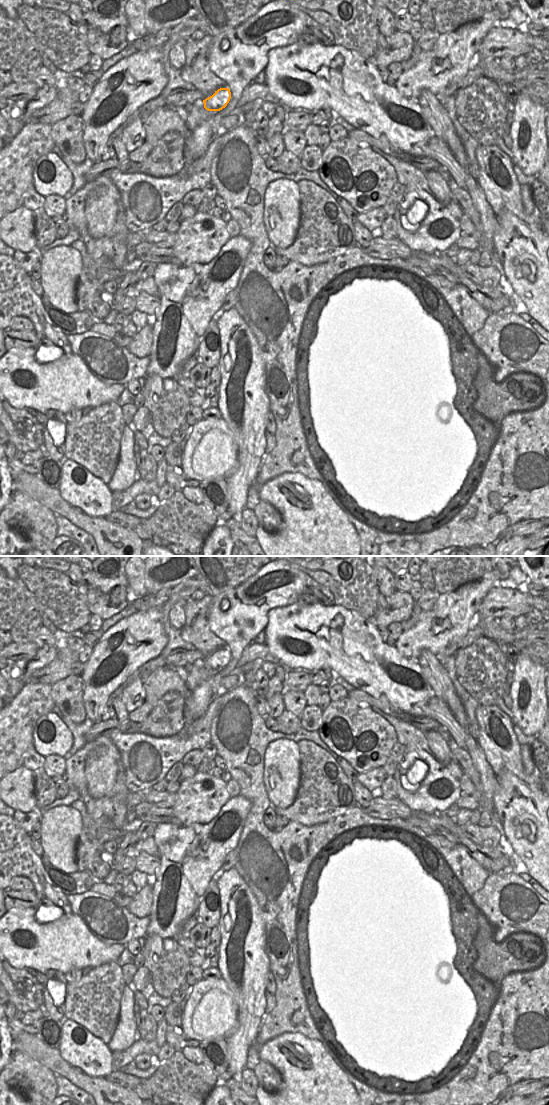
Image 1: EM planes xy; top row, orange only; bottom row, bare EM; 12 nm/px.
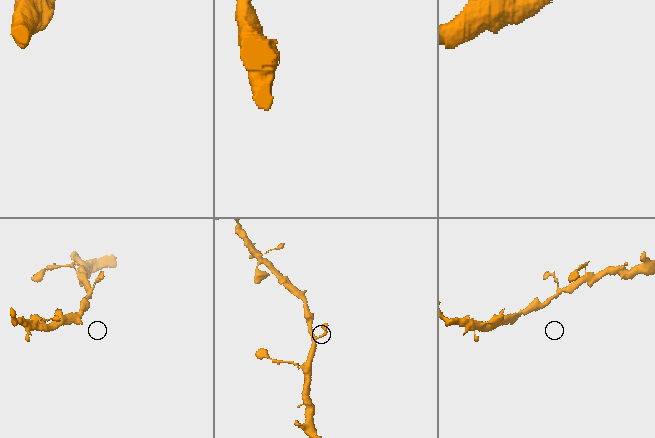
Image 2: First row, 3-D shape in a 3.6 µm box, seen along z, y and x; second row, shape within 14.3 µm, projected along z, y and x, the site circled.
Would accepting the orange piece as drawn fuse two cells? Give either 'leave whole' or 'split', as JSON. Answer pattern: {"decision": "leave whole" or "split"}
{"decision": "leave whole"}

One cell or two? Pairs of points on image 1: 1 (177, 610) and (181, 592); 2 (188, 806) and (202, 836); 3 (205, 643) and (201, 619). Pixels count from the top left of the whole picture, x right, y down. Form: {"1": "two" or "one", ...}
{"1": "two", "2": "two", "3": "one"}

